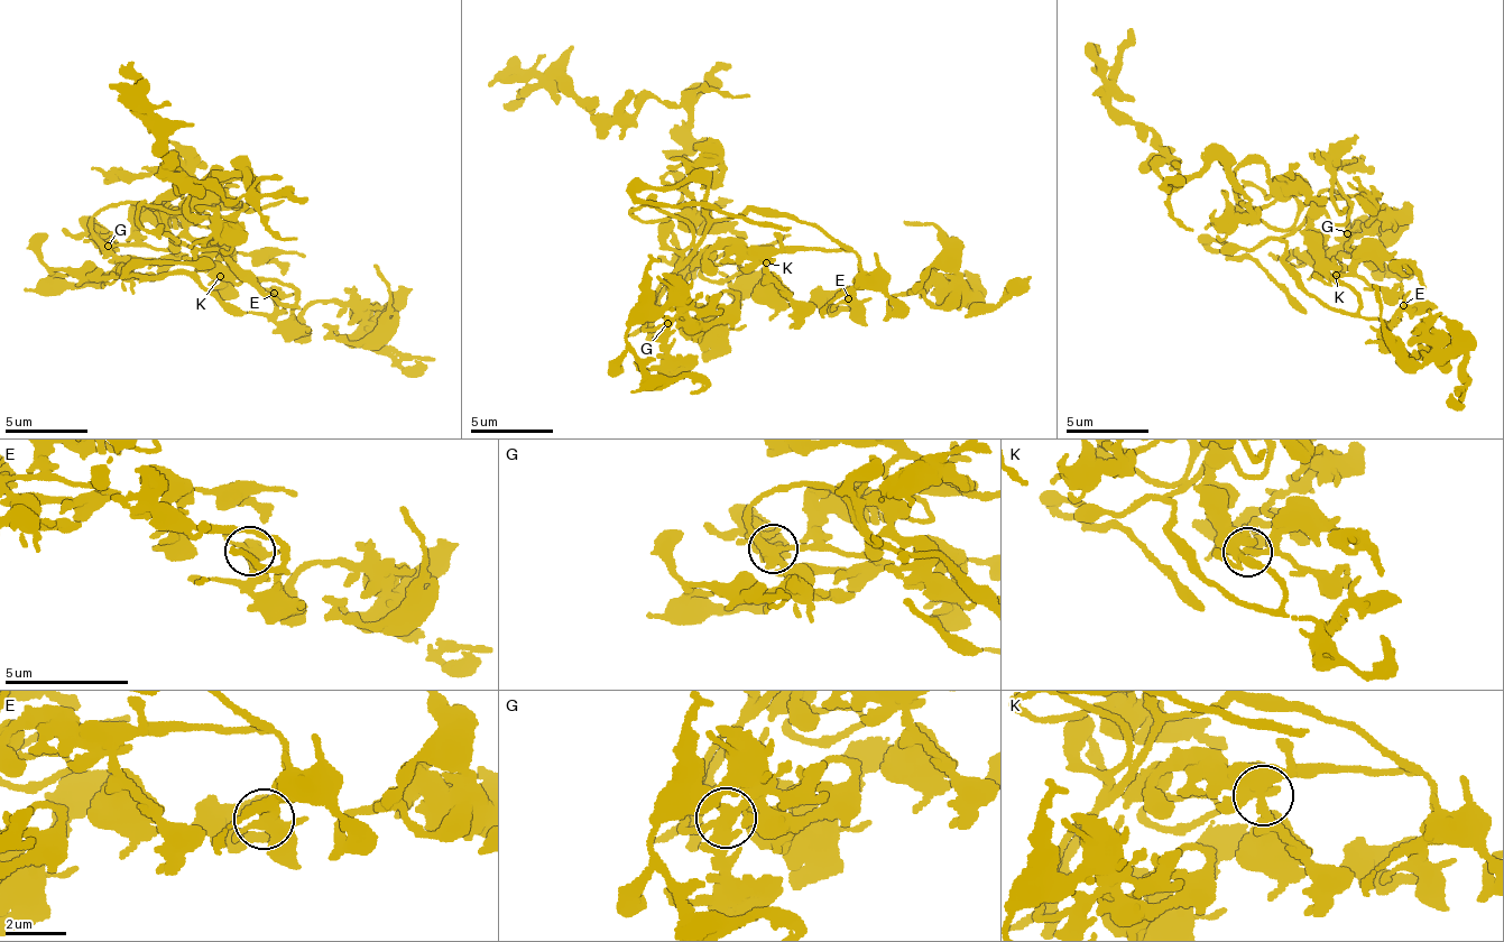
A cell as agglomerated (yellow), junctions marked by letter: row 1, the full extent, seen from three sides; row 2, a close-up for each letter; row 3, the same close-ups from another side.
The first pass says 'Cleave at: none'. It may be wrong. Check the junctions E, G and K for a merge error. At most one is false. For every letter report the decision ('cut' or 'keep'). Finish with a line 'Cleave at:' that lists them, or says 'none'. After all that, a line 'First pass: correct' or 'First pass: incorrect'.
E: keep
G: keep
K: keep
Cleave at: none
First pass: correct

